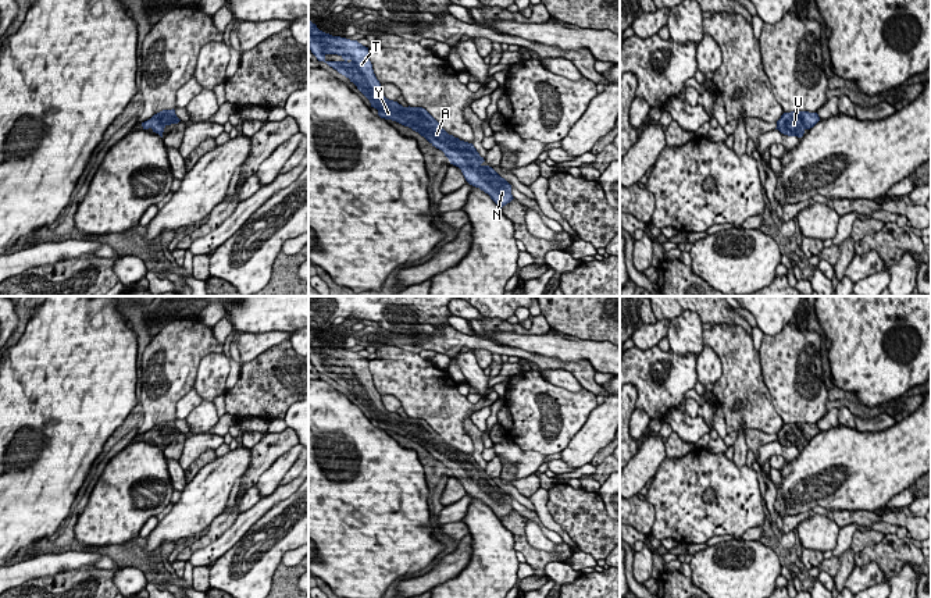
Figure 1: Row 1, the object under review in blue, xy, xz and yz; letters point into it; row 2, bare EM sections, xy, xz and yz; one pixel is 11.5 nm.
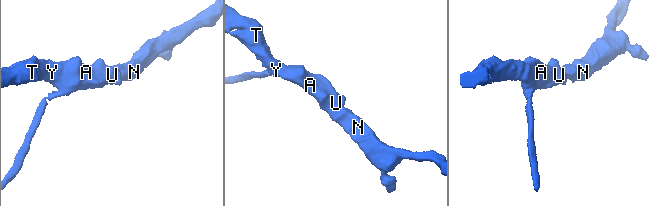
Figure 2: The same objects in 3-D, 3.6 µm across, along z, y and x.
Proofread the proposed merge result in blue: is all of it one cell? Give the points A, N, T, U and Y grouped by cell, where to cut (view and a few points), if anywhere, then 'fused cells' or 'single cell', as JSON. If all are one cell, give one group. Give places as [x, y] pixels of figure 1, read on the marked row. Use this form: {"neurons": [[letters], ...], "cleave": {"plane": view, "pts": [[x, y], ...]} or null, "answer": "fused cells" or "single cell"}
{"neurons": [["A", "N", "T", "U", "Y"]], "cleave": null, "answer": "single cell"}

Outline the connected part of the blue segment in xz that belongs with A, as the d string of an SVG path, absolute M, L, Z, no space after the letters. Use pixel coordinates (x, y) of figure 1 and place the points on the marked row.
M308 19L308 49L318 61L349 78L370 100L371 107L378 110L381 118L411 128L442 150L450 164L461 170L466 181L488 193L497 207L502 209L514 199L511 185L492 167L482 164L485 160L472 143L449 135L425 108L403 107L384 96L368 57L368 47L357 40L325 33Z

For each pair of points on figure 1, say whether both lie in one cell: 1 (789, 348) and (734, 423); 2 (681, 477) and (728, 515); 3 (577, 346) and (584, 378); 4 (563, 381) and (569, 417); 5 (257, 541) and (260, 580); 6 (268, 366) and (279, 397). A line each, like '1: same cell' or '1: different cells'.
1: different cells
2: same cell
3: different cells
4: different cells
5: same cell
6: same cell

